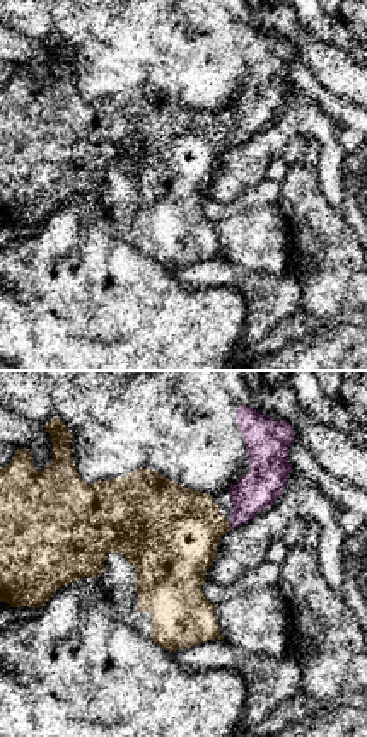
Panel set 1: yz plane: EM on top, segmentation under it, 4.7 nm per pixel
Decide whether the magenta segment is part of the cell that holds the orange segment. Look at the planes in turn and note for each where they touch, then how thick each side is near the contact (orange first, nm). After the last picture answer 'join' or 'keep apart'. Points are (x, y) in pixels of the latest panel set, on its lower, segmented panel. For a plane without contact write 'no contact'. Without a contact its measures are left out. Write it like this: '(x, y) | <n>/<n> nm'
(229, 526) | 420/190 nm

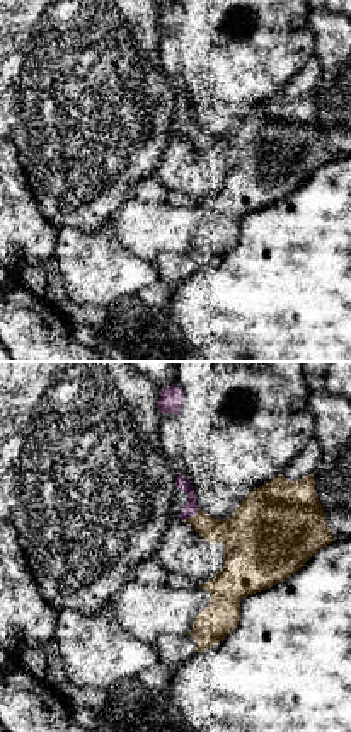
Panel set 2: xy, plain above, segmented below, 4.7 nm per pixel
(195, 516) | 200/70 nm

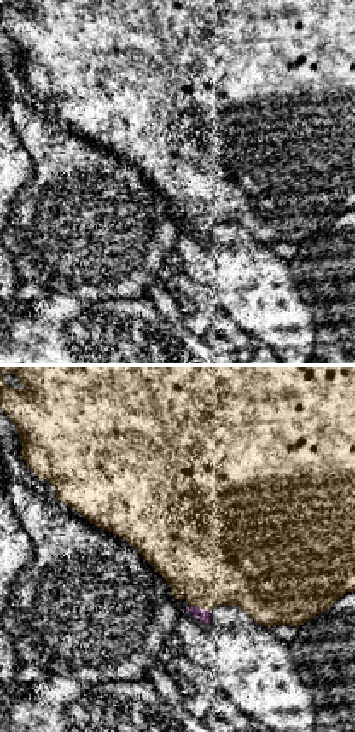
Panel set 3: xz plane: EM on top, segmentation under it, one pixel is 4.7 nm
(200, 606) | 460/60 nm

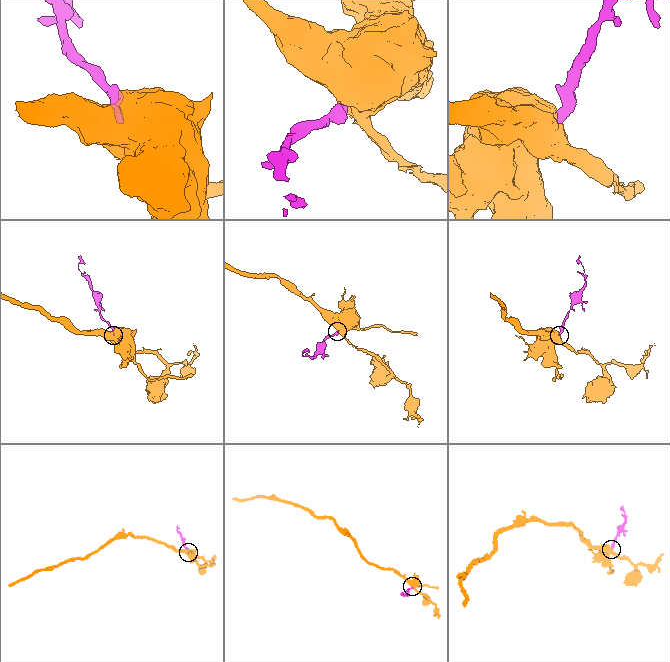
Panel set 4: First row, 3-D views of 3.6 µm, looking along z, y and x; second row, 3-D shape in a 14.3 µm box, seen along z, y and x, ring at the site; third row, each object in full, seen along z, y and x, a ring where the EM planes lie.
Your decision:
join

